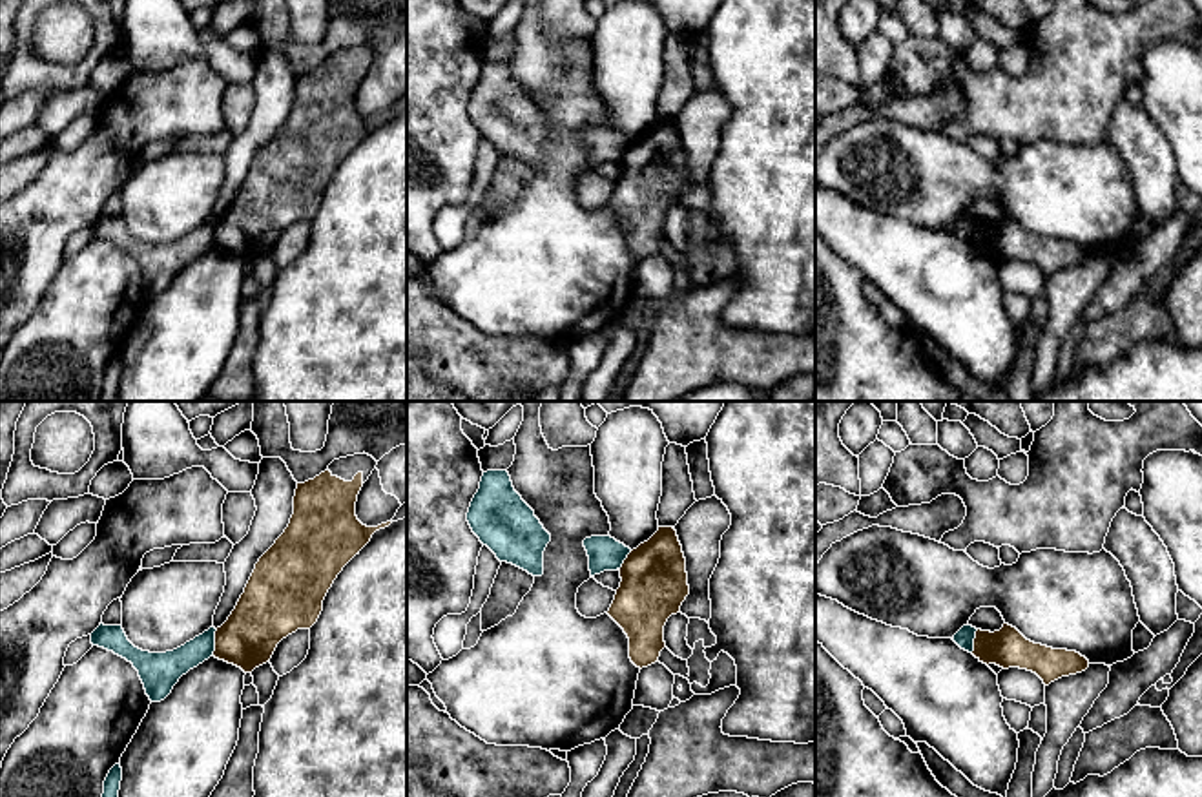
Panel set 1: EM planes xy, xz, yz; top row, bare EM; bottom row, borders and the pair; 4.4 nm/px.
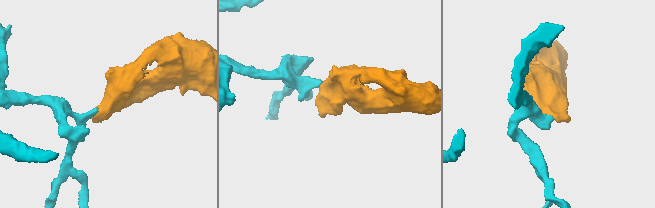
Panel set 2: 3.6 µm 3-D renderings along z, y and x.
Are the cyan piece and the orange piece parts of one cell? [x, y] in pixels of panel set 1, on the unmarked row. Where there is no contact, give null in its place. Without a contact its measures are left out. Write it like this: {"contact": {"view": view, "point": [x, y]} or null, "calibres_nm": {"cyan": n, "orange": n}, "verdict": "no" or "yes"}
{"contact": {"view": "xy", "point": [214, 234]}, "calibres_nm": {"cyan": 150, "orange": 260}, "verdict": "no"}

